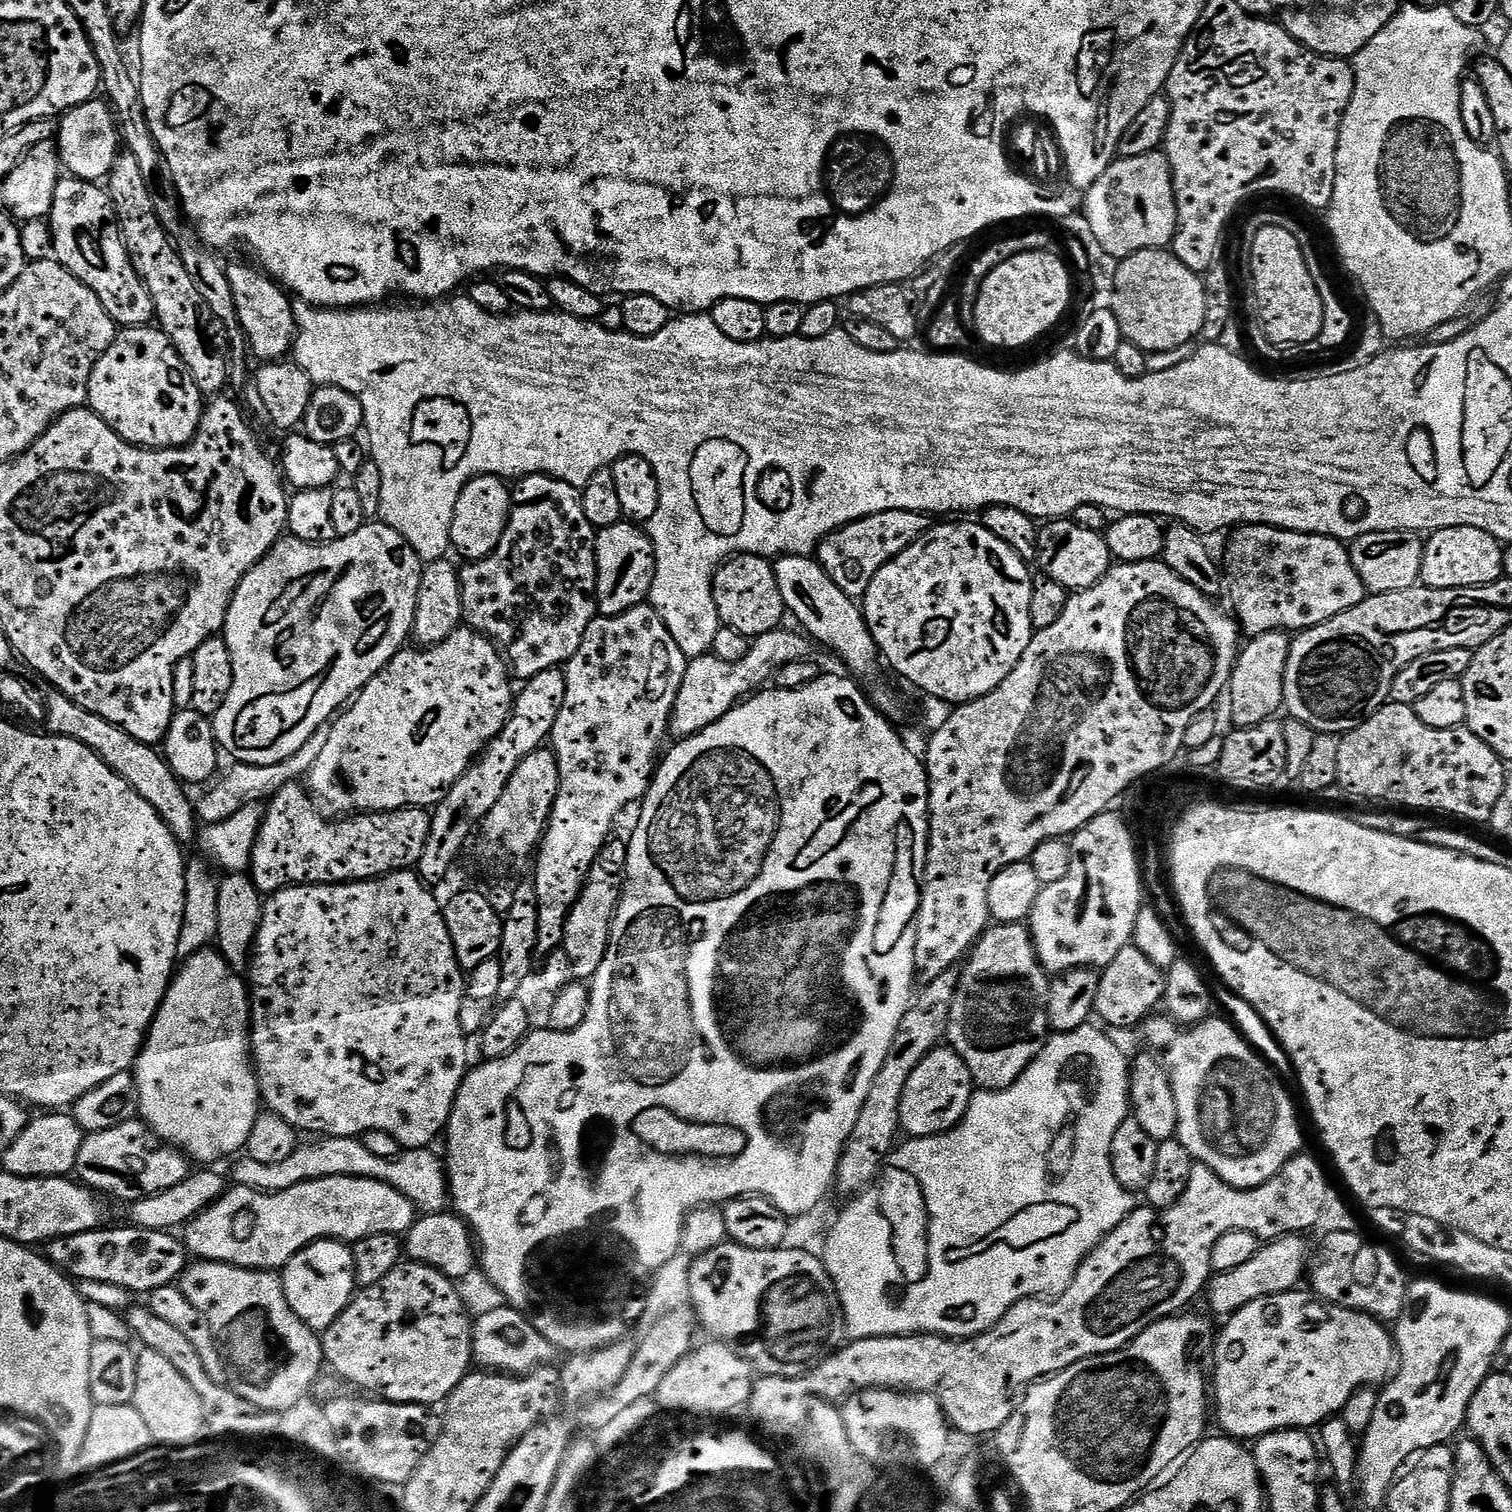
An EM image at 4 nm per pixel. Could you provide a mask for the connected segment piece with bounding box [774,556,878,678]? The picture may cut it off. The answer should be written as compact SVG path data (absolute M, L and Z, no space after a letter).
M782 556L775 561L774 567L778 578L778 590L782 590L784 606L791 619L793 616L801 624L799 627L813 641L816 639L818 643L825 644L830 651L836 652L837 658L844 660L845 666L849 668L847 671L853 677L874 675L878 649L868 629L868 623L864 621L861 605L843 593L820 562L812 556Z

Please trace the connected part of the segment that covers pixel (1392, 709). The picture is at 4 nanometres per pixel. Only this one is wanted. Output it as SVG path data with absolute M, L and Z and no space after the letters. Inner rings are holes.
M1387 703L1383 708L1379 708L1369 720L1362 721L1358 727L1349 732L1343 733L1339 737L1340 745L1338 746L1338 785L1341 789L1345 788L1352 796L1361 796L1364 802L1383 802L1388 806L1400 806L1396 804L1405 804L1408 808L1429 808L1432 812L1449 812L1452 816L1461 816L1464 820L1473 820L1474 823L1480 824L1491 821L1494 806L1498 806L1498 798L1502 796L1504 789L1504 778L1506 775L1506 761L1498 754L1494 754L1494 750L1490 750L1490 746L1486 746L1486 742L1482 742L1482 738L1478 738L1478 734L1474 734L1467 726L1459 728L1451 728L1450 730L1434 730L1434 726L1426 726L1426 722L1421 722L1418 714L1414 714L1411 704L1394 704Z

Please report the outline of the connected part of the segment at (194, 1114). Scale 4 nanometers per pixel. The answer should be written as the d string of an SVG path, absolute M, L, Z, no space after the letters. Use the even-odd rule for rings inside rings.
M215 947L198 950L175 969L148 1028L144 1046L136 1056L134 1075L139 1119L147 1124L157 1140L181 1149L193 1161L201 1160L204 1166L215 1165L212 1164L215 1160L224 1160L247 1149L250 1130L262 1111L250 1051L248 985L245 977L230 967Z

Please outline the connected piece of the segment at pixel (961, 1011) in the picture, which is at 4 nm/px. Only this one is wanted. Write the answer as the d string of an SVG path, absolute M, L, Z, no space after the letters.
M998 923L985 928L959 973L947 1043L966 1062L973 1085L999 1092L1028 1069L1049 1039L1049 973L1036 957L1032 933L1024 924Z

